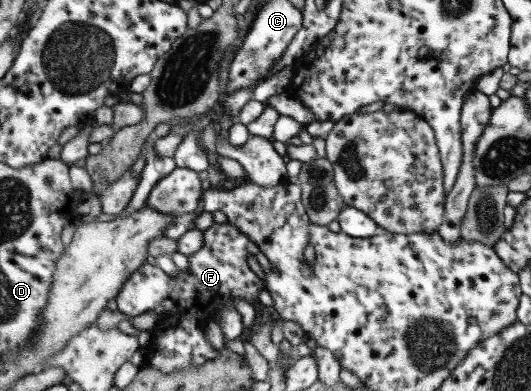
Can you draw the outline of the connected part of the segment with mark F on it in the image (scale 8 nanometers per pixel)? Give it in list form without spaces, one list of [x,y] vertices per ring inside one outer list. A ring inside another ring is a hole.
[[[228,221],[225,224],[212,224],[209,229],[203,232],[203,237],[202,247],[198,249],[198,252],[187,256],[190,267],[186,272],[178,270],[177,279],[166,276],[160,268],[149,265],[146,262],[125,282],[120,293],[115,298],[118,303],[116,305],[118,311],[128,318],[134,318],[148,311],[153,311],[158,315],[158,323],[151,329],[152,333],[157,337],[152,338],[152,342],[144,347],[147,351],[144,366],[148,365],[162,374],[172,374],[202,366],[207,361],[214,359],[214,357],[218,357],[219,351],[206,338],[204,327],[215,316],[219,316],[222,311],[226,309],[232,310],[235,298],[240,299],[240,301],[247,301],[251,305],[259,302],[259,292],[264,289],[265,282],[264,279],[257,277],[254,271],[250,269],[246,260],[248,255],[256,257],[265,273],[271,271],[271,264],[265,253],[262,253],[258,245],[250,240],[250,237],[241,233],[240,229],[237,229],[236,226],[228,223]]]

